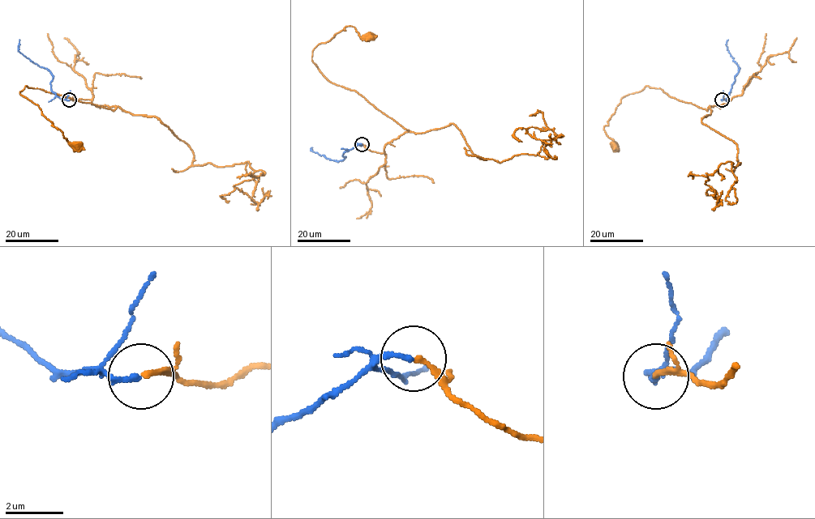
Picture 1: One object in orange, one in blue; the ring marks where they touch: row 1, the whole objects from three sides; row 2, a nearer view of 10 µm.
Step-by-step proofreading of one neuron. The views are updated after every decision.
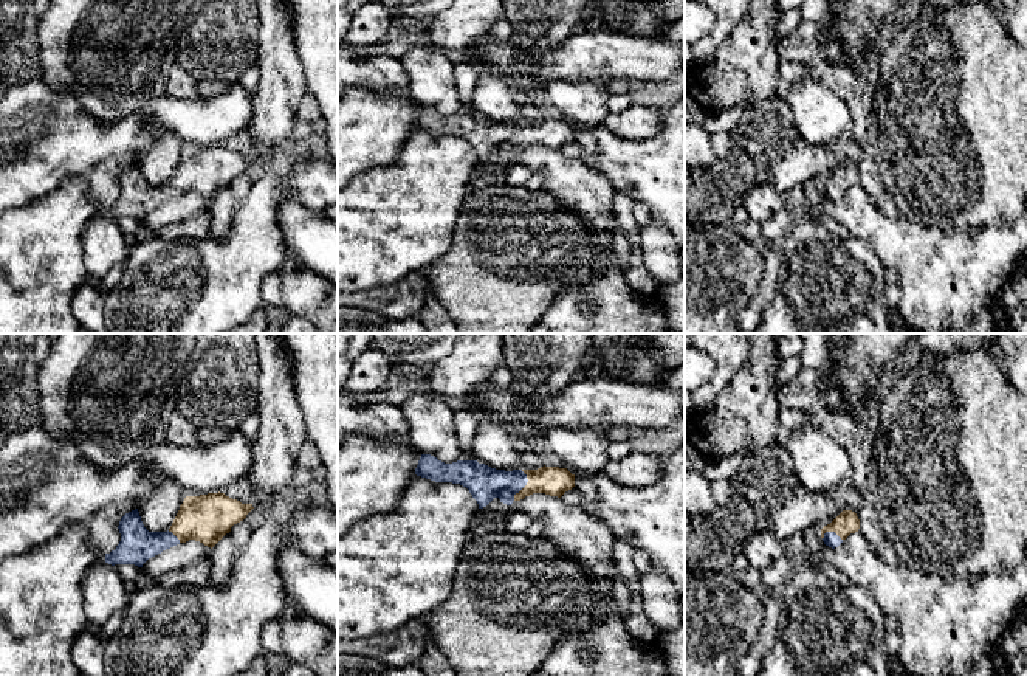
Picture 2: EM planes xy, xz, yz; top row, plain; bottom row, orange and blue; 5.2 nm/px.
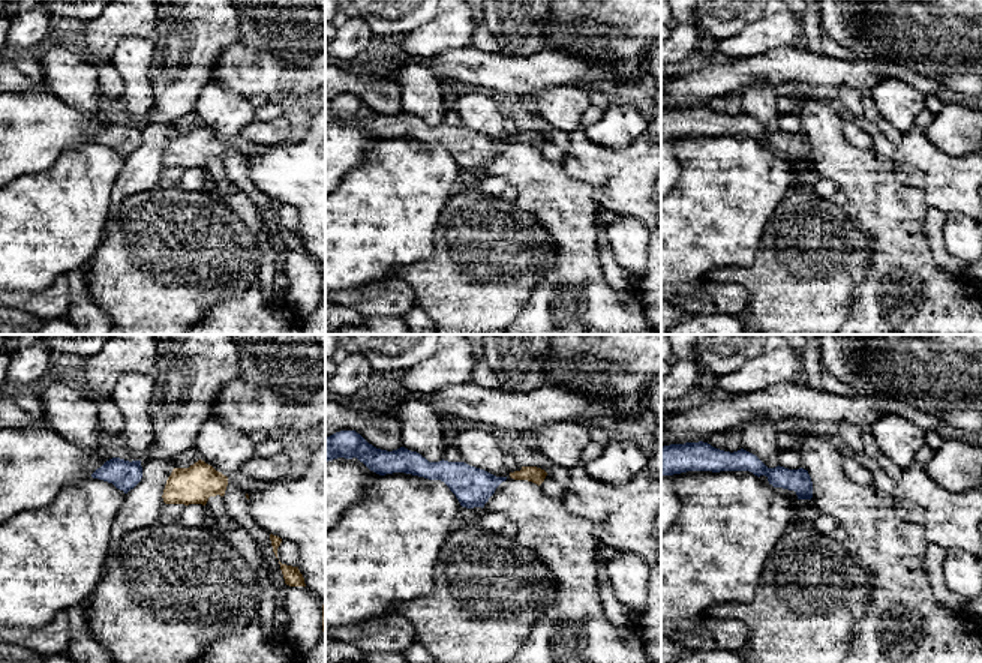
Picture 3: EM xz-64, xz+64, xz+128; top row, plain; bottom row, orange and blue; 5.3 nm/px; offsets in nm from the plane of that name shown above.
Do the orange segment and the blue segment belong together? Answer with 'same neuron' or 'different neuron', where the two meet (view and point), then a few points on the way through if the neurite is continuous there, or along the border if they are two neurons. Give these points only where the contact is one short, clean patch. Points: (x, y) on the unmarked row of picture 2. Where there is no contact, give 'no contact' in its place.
same neuron | xz (525, 138) | across xz (553, 134), (525, 138), (484, 135)

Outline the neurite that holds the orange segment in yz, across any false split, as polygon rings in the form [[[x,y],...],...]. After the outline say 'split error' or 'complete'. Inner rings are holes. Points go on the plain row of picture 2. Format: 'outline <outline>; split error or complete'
outline [[[843,163],[830,177],[821,181],[826,198],[838,200],[850,186],[858,185],[860,172],[855,164]]]; split error

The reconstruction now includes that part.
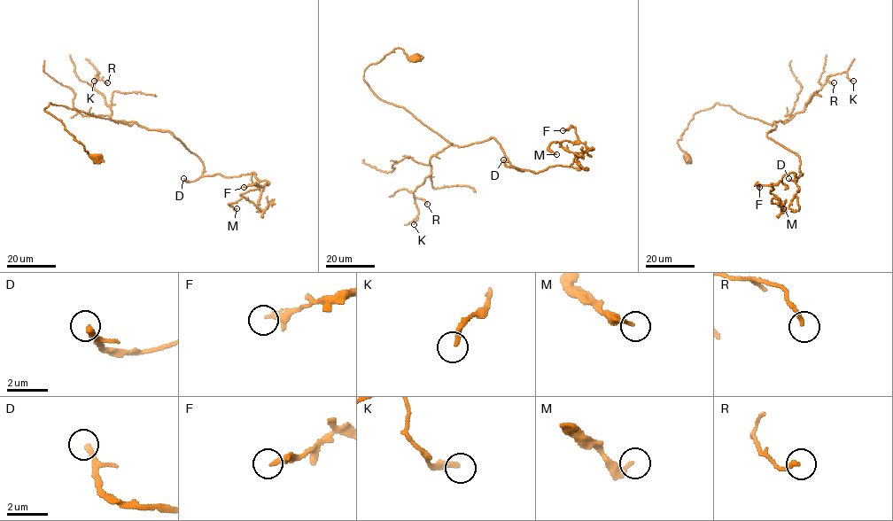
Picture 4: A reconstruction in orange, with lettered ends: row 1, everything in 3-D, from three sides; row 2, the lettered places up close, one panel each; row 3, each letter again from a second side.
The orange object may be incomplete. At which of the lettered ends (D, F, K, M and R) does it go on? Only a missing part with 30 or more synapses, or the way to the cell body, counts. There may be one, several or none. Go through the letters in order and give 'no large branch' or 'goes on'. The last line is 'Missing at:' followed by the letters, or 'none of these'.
D: goes on
F: no large branch
K: no large branch
M: no large branch
R: no large branch
Missing at: D

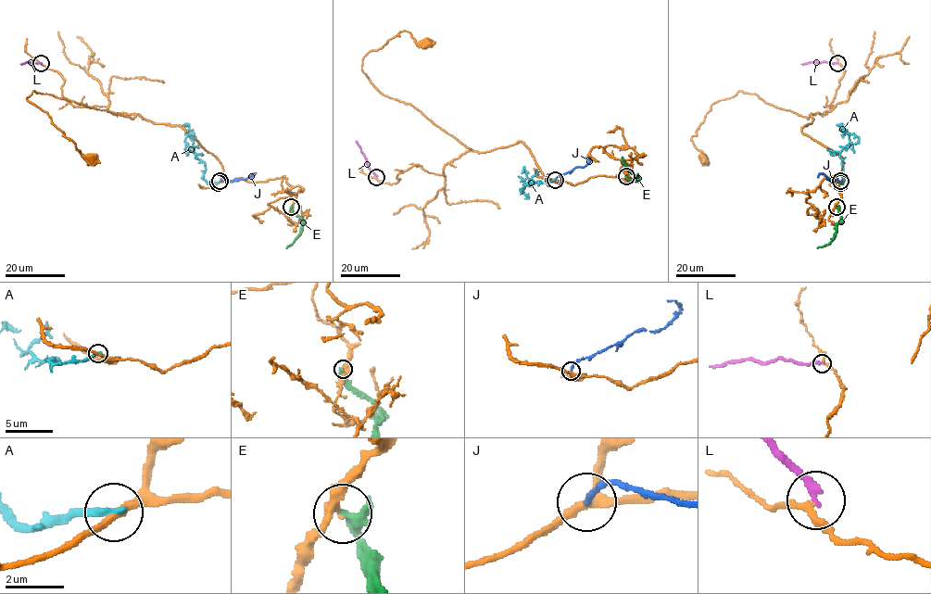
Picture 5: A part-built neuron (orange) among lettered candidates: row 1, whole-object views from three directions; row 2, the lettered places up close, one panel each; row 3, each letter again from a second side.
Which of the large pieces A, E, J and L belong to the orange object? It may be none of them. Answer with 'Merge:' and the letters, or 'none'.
Merge: none

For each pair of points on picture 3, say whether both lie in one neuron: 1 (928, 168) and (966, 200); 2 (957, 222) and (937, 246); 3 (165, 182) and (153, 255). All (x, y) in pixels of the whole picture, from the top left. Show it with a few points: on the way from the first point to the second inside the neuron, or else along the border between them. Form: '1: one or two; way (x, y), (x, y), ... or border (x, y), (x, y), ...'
1: one; way (937, 174), (957, 191)
2: two; border (945, 213), (943, 246), (966, 266)
3: two; border (176, 185), (158, 188)

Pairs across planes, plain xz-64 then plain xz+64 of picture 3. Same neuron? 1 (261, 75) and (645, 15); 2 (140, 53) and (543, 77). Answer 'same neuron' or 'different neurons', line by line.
1: different neurons
2: different neurons

